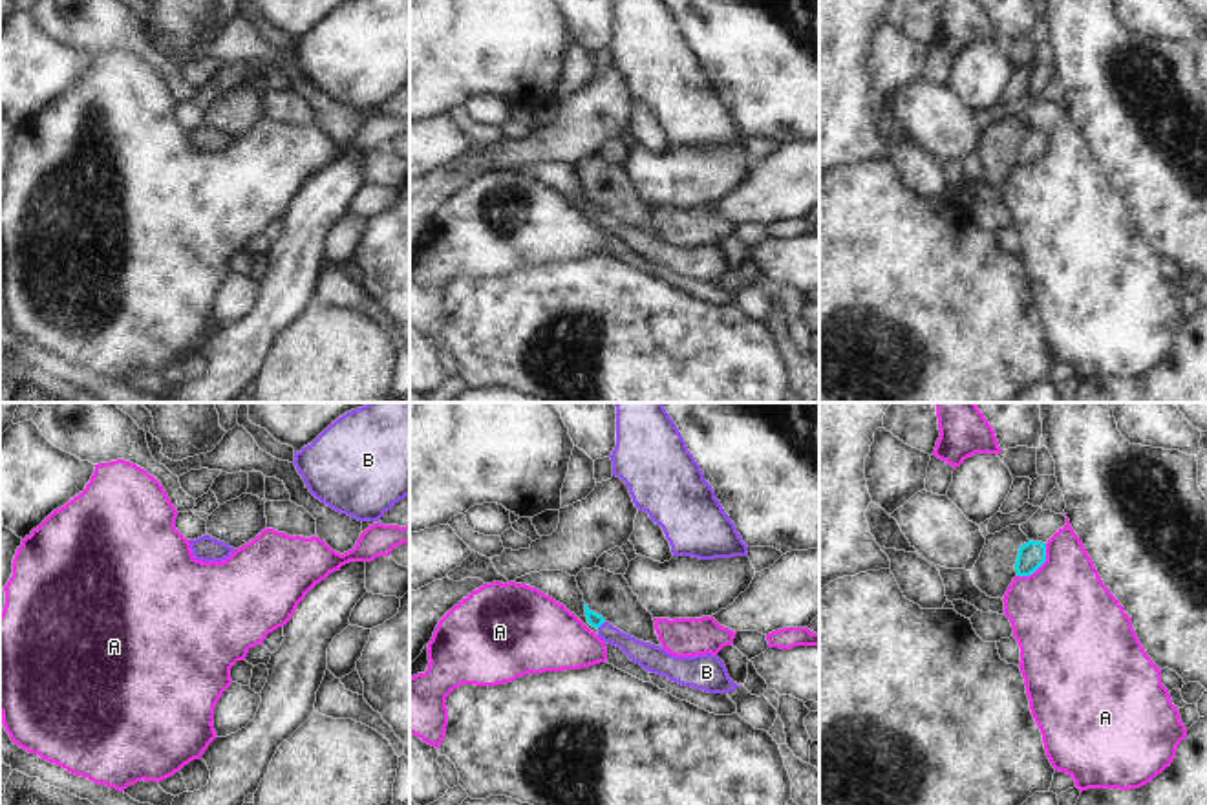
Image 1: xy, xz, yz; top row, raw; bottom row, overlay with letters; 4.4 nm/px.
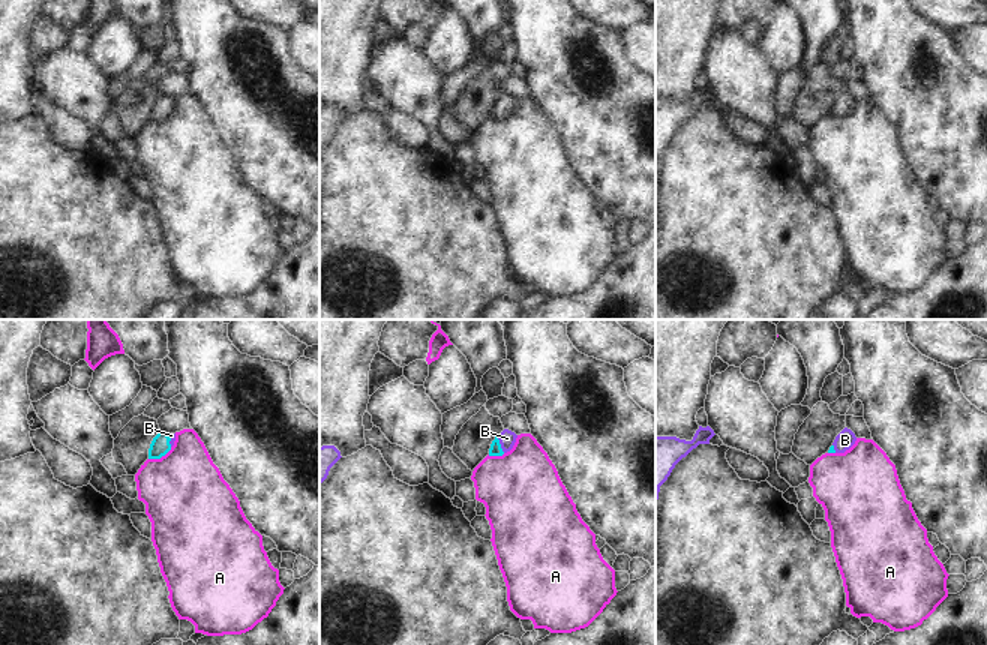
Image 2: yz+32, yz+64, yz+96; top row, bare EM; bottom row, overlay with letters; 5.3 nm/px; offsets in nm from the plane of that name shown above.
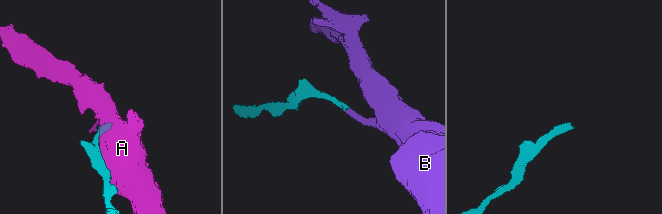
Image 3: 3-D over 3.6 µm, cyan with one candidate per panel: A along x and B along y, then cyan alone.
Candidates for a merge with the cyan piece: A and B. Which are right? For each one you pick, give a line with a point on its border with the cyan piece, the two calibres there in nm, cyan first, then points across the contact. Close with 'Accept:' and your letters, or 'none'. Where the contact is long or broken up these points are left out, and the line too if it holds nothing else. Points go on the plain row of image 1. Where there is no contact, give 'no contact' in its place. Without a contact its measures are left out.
B: meets cyan in xz at (600, 214); 60 nm thick on the cyan side, 110 nm on the other; runs through xz (593, 209), (600, 214), (611, 225), (648, 246)
Accept: B

